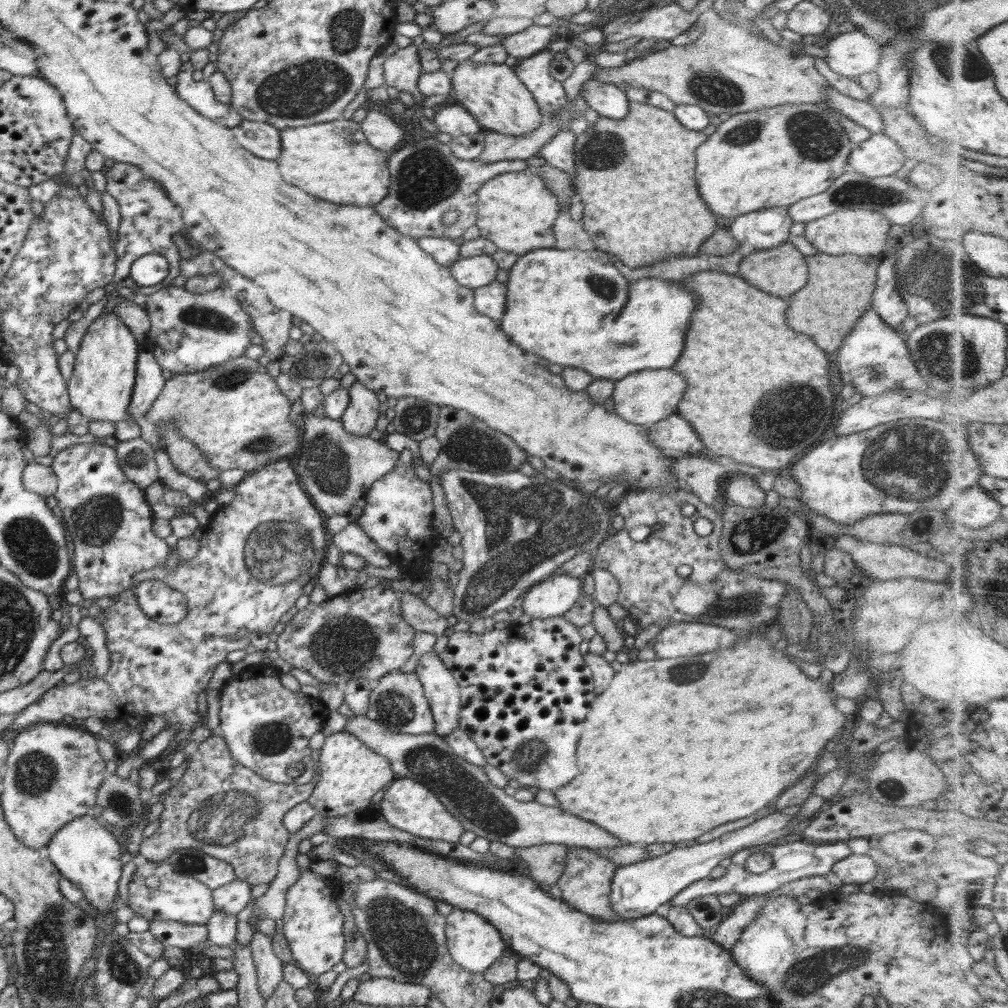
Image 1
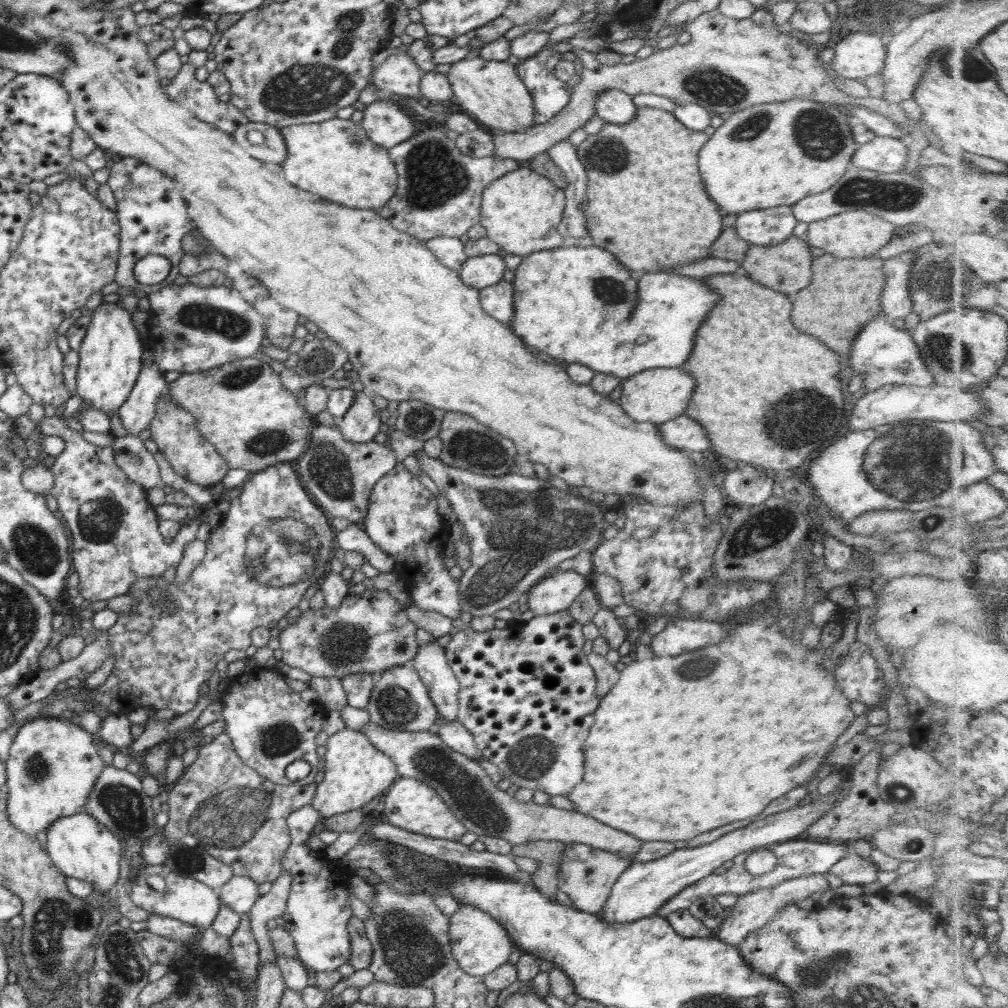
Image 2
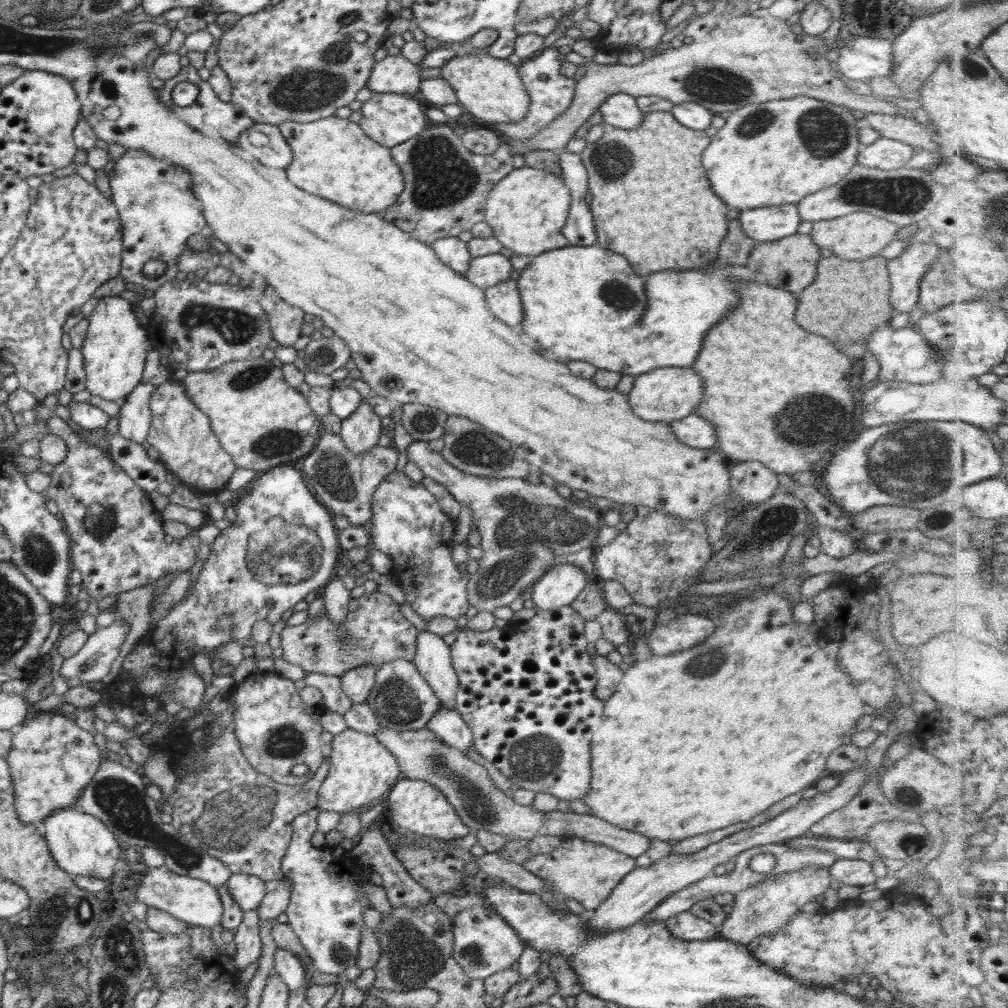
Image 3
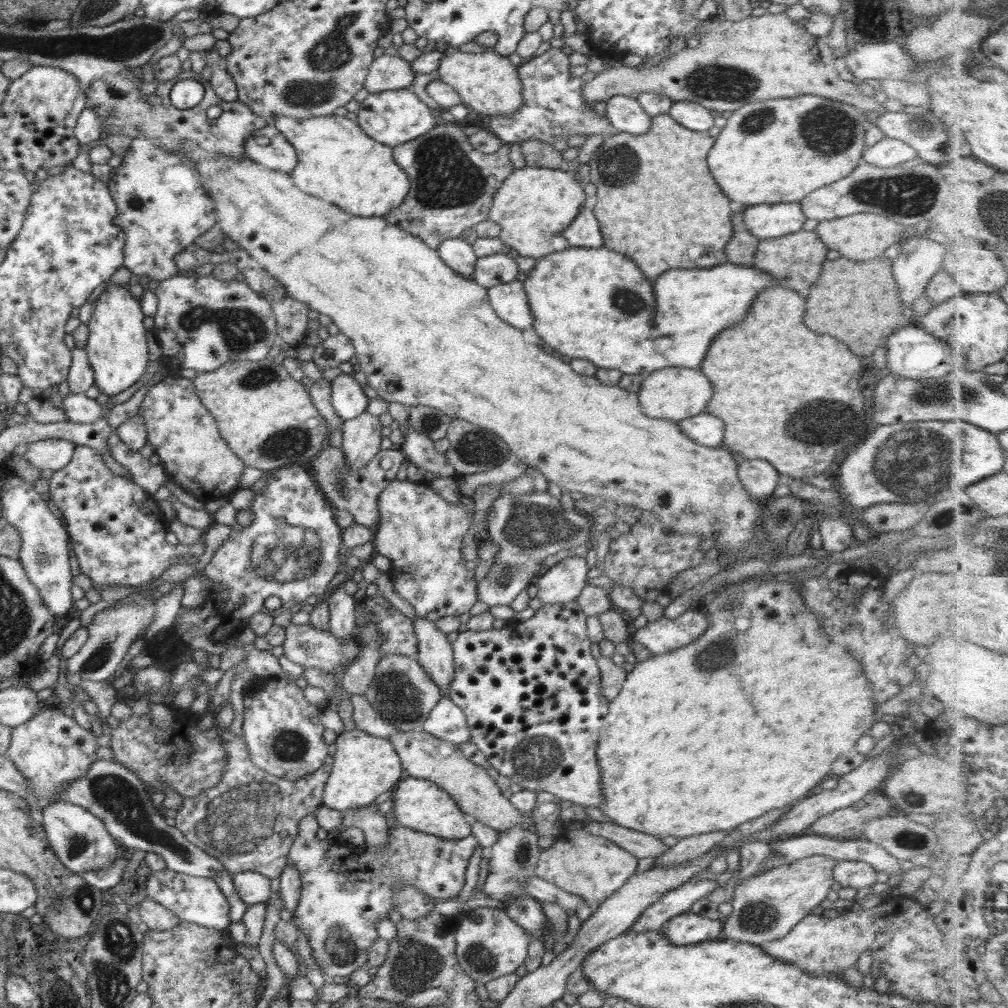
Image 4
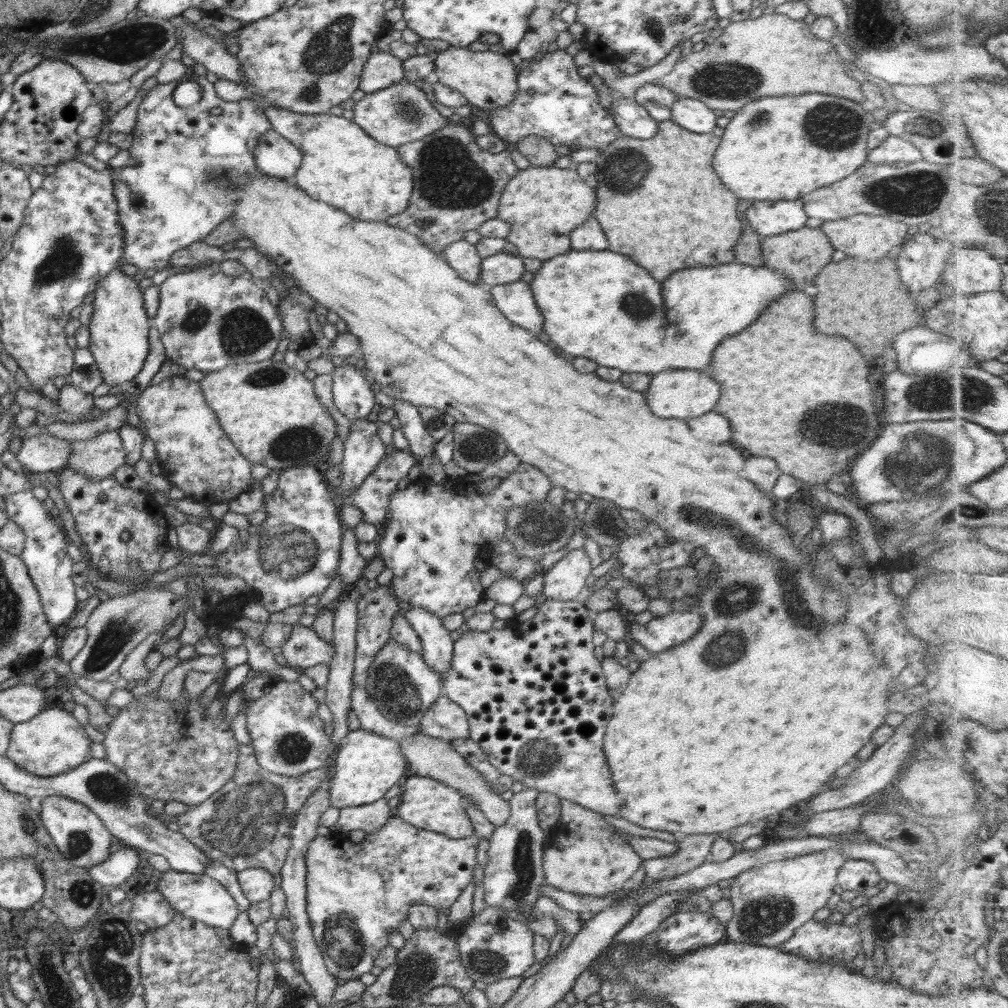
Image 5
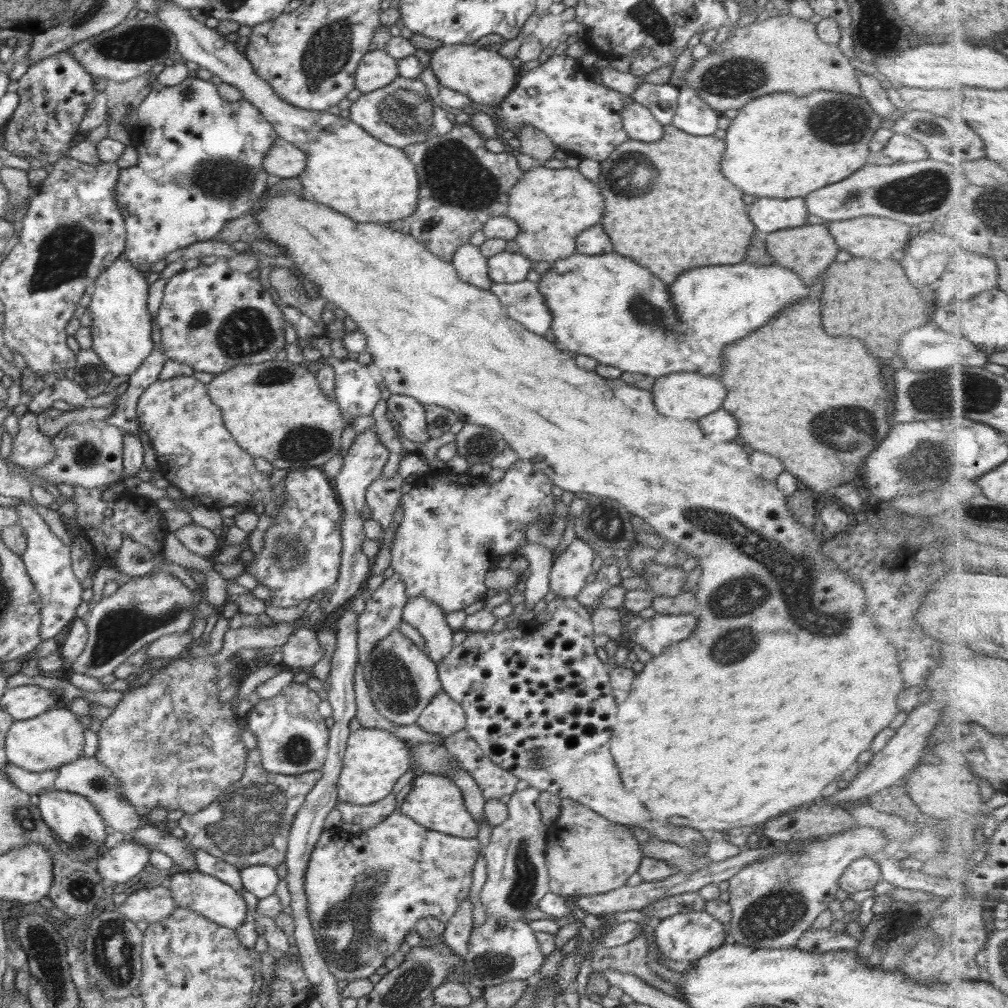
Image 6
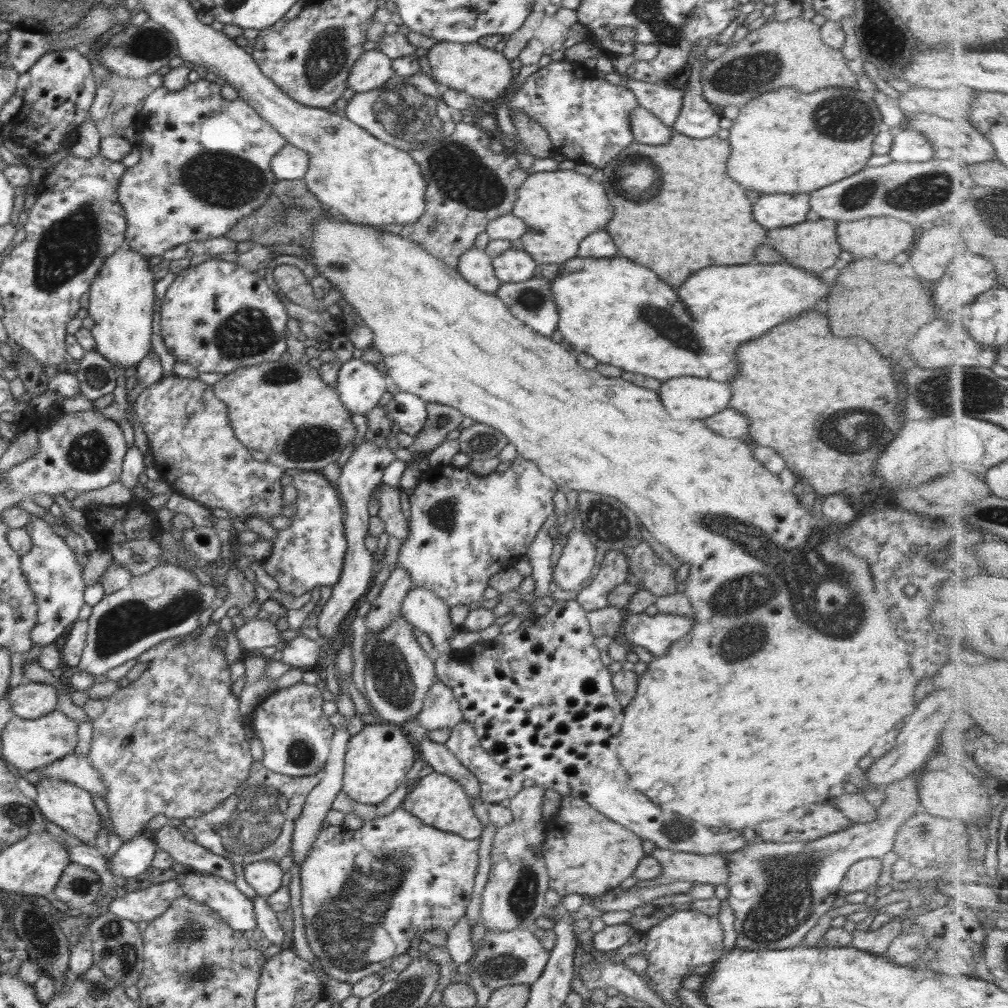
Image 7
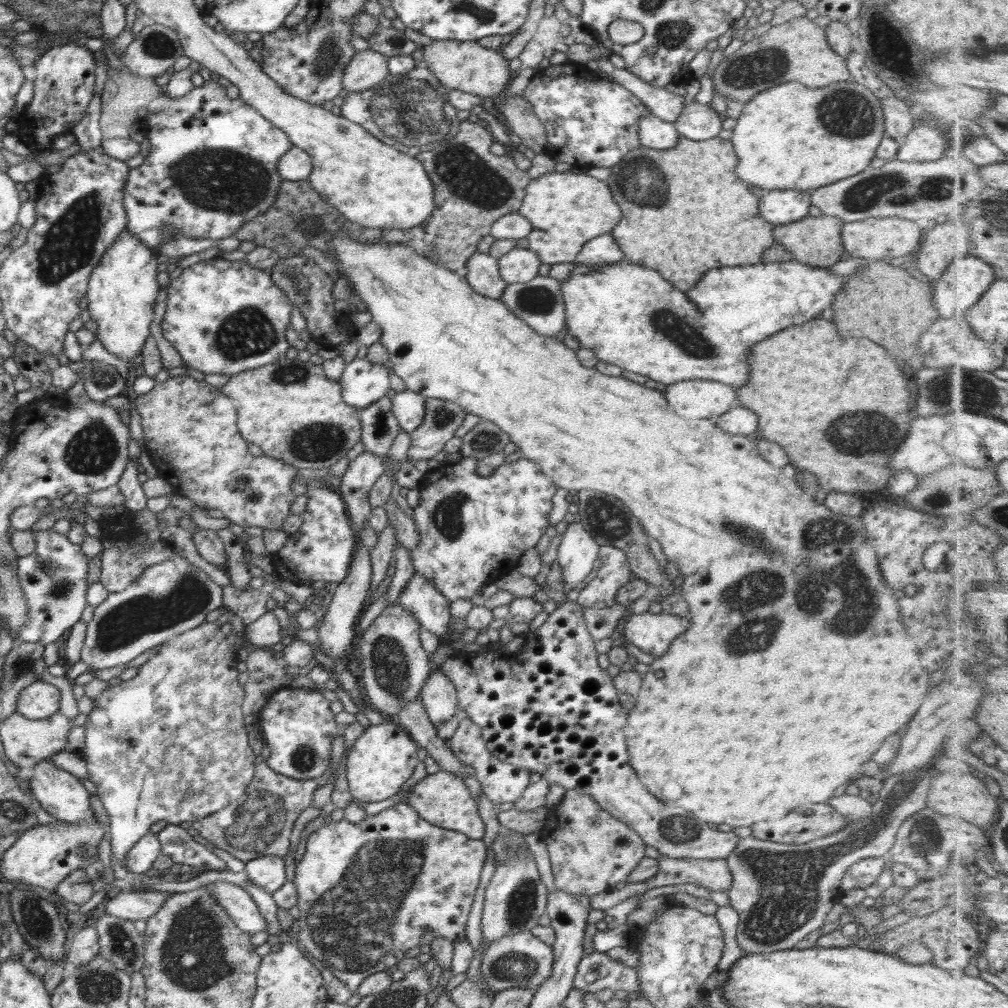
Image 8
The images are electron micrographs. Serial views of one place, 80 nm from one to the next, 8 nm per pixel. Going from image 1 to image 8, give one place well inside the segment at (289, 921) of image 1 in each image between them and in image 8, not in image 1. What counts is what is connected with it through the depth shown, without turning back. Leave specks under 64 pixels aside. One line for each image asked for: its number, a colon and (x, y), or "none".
2: (316, 916)
3: (325, 907)
4: (345, 890)
5: (356, 891)
6: (365, 891)
7: (366, 893)
8: (368, 892)

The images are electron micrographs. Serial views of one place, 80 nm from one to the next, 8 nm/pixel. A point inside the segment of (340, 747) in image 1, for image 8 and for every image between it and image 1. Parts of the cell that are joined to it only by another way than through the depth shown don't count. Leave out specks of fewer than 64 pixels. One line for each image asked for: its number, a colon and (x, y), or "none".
2: (353, 772)
3: (361, 769)
4: (364, 766)
5: (367, 765)
6: (374, 759)
7: (378, 758)
8: (384, 757)

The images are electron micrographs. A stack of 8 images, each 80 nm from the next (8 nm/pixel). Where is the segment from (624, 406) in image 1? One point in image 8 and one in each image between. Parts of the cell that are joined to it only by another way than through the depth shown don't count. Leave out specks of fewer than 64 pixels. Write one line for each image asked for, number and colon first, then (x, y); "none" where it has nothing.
2: (657, 395)
3: (664, 394)
4: (674, 393)
5: (674, 393)
6: (685, 397)
7: (686, 398)
8: (692, 399)

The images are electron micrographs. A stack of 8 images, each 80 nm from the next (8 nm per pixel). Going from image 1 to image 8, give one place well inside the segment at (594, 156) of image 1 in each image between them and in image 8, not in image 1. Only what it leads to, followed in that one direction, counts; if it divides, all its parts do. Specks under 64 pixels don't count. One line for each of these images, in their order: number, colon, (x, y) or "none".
2: (647, 205)
3: (652, 203)
4: (655, 195)
5: (659, 198)
6: (689, 215)
7: (698, 217)
8: (703, 217)

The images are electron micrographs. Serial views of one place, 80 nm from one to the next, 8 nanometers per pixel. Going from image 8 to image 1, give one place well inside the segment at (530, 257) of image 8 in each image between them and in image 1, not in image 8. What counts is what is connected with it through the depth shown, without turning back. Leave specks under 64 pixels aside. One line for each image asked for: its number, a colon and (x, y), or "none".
1: (474, 272)
2: (483, 271)
3: (484, 271)
4: (499, 268)
5: (498, 269)
6: (502, 268)
7: (513, 266)

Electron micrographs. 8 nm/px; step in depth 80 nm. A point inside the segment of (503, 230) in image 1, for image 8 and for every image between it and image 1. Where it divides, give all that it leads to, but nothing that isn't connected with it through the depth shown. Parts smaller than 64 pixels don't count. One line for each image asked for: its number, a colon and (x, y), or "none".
2: (520, 211)
3: (526, 210)
4: (534, 205)
5: (542, 205)
6: (551, 207)
7: (560, 207)
8: (567, 209)

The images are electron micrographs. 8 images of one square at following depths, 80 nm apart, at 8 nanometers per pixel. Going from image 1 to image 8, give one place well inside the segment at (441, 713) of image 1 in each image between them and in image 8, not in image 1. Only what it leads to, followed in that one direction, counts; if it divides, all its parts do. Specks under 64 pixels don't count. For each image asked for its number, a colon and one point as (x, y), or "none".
2: (430, 664)
3: (433, 661)
4: (435, 654)
5: (437, 646)
6: (426, 617)
7: (426, 612)
8: (431, 609)

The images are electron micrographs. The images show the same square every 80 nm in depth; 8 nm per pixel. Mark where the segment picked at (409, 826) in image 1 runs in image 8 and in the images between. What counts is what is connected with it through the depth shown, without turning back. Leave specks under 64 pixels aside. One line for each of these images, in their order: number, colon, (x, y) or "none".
2: (410, 804)
3: (415, 806)
4: (421, 805)
5: (425, 803)
6: (433, 801)
7: (436, 799)
8: (441, 798)

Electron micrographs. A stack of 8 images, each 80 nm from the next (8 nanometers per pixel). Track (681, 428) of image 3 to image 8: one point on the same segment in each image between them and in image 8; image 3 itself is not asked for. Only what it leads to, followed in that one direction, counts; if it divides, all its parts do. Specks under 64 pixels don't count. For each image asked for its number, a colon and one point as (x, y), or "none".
4: (706, 429)
5: (711, 427)
6: (721, 426)
7: (729, 423)
8: (738, 420)

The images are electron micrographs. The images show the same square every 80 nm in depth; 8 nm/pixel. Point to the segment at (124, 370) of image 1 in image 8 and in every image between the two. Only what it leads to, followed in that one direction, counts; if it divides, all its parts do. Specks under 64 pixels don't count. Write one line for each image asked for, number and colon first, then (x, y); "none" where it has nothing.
2: (110, 358)
3: (114, 351)
4: (117, 349)
5: (119, 328)
6: (121, 331)
7: (121, 299)
8: (122, 290)

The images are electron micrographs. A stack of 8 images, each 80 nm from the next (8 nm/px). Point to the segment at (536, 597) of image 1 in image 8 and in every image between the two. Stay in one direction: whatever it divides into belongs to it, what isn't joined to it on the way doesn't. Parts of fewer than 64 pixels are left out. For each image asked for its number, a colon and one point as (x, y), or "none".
2: (554, 593)
3: (562, 584)
4: (562, 583)
5: (566, 580)
6: (569, 571)
7: (575, 564)
8: (577, 552)

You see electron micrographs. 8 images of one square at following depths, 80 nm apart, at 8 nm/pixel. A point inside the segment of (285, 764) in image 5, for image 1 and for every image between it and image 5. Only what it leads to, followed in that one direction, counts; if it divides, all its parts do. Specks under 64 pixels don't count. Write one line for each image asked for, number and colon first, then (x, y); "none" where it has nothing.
1: (267, 727)
2: (270, 725)
3: (276, 730)
4: (282, 730)

